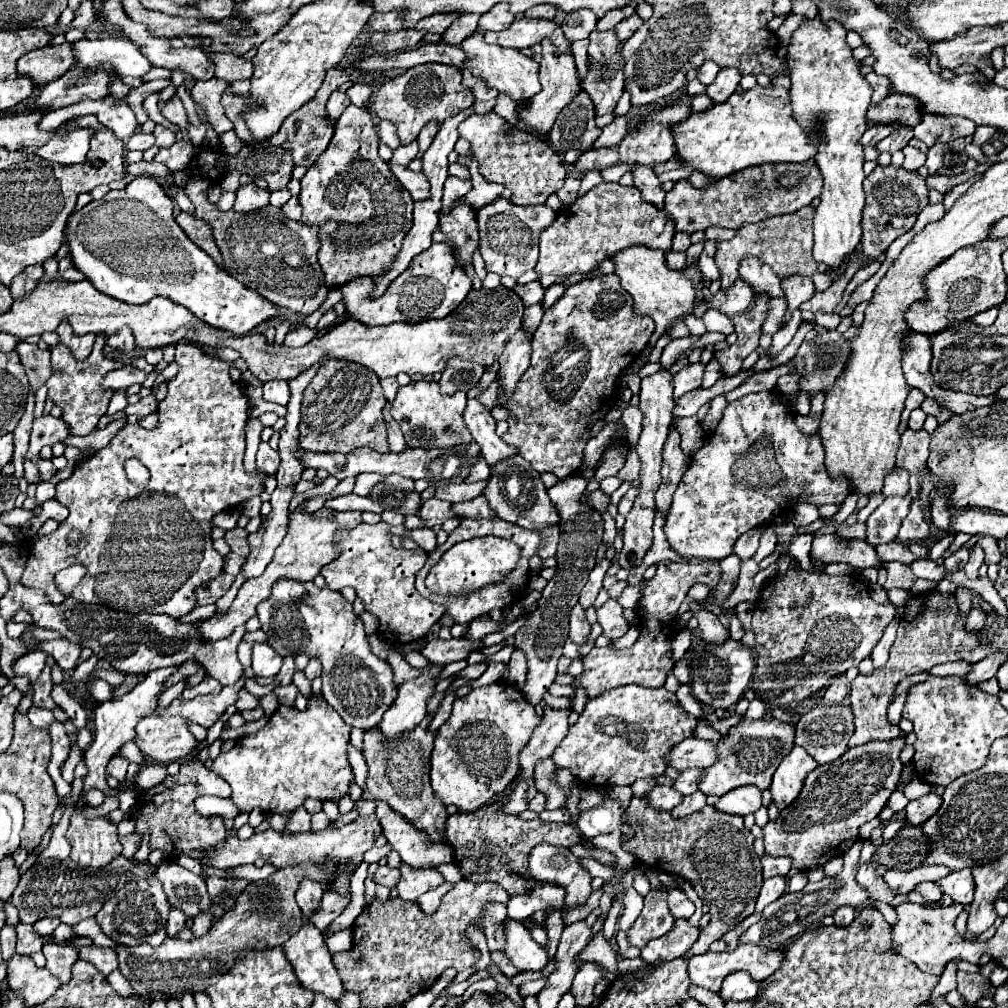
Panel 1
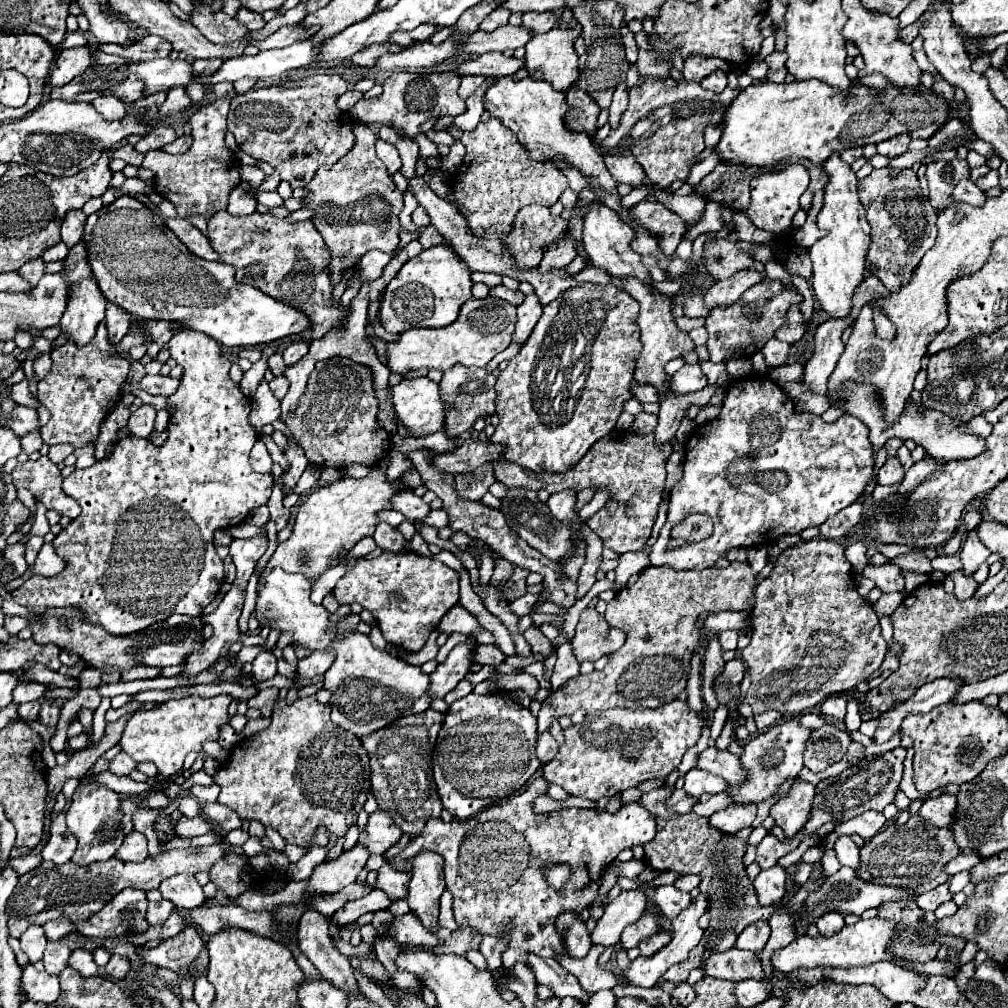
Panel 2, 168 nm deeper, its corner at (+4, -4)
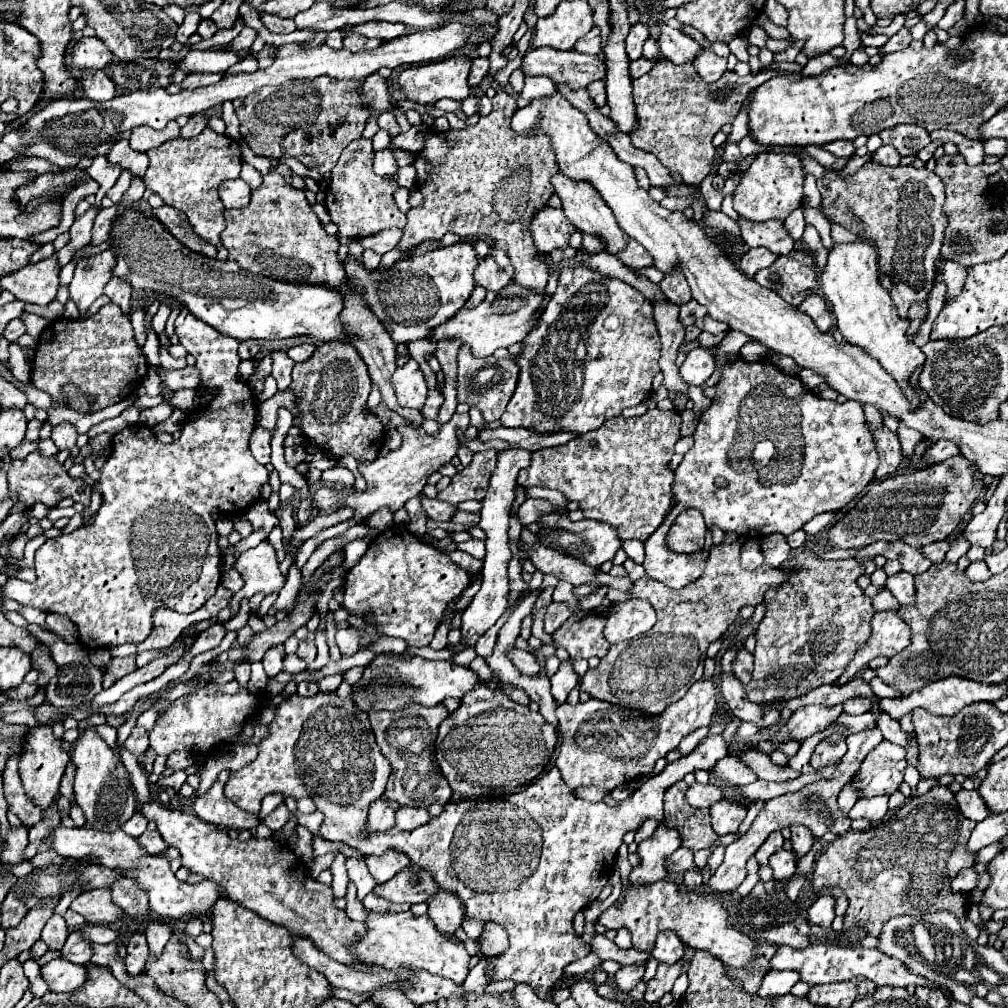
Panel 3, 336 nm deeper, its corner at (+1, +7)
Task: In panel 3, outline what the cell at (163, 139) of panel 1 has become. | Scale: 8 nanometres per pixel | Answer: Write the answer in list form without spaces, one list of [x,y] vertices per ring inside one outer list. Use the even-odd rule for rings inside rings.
[[[173,120],[169,122],[169,126],[165,126],[163,130],[153,130],[149,126],[137,126],[131,130],[131,148],[137,152],[149,152],[157,146],[161,146],[167,140],[179,138],[179,124]]]

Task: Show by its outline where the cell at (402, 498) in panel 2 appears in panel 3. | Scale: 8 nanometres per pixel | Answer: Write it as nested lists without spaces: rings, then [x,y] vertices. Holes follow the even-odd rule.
[[[421,494],[421,500],[423,500],[423,510],[435,522],[449,522],[457,512],[457,508],[453,504],[447,504],[447,502],[441,502],[441,500],[431,500],[423,494]]]

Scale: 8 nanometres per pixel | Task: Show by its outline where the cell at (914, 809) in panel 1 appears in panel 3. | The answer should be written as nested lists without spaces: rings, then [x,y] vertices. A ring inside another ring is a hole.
[[[959,790],[957,804],[959,804],[963,816],[973,822],[983,822],[989,816],[989,810],[987,810],[985,802],[977,796],[977,790]]]

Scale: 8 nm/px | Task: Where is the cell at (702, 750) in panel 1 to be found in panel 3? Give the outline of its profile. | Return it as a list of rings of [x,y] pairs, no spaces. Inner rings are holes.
[[[751,750],[751,752],[741,752],[737,754],[741,762],[745,762],[761,780],[769,780],[769,782],[787,782],[793,780],[797,776],[801,776],[801,772],[791,770],[789,766],[777,766],[771,762],[771,758],[763,752]]]

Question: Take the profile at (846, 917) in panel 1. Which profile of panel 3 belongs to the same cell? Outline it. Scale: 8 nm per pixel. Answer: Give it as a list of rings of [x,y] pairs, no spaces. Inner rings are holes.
[[[821,894],[813,906],[807,910],[809,922],[819,924],[823,928],[829,928],[833,918],[835,918],[835,898],[831,894]]]

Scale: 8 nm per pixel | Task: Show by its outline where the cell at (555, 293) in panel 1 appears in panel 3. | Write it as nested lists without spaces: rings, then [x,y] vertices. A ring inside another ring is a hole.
[[[583,234],[581,248],[587,250],[587,252],[591,252],[591,254],[597,254],[597,252],[603,252],[605,250],[605,244],[601,242],[601,238],[593,238],[591,234]]]

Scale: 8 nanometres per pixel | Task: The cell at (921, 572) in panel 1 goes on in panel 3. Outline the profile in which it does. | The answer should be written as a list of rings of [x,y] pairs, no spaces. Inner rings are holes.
[[[971,562],[971,566],[965,570],[965,574],[973,580],[973,582],[985,582],[991,578],[991,572],[987,568],[985,562]]]

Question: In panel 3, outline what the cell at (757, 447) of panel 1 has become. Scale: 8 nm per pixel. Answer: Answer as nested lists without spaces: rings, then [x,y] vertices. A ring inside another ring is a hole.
[[[731,354],[727,356],[723,368],[721,368],[721,378],[719,382],[715,384],[715,398],[711,400],[711,406],[701,414],[699,418],[699,424],[697,424],[697,430],[693,434],[695,438],[695,446],[683,456],[683,462],[679,464],[679,468],[675,470],[675,484],[673,484],[673,494],[675,494],[675,506],[671,508],[671,512],[665,516],[665,522],[649,536],[649,540],[645,542],[645,572],[647,576],[655,578],[667,584],[669,588],[681,589],[691,582],[698,579],[703,572],[708,553],[705,549],[694,552],[692,554],[678,554],[672,551],[667,544],[665,544],[665,538],[667,538],[667,532],[669,532],[669,526],[673,524],[673,520],[677,518],[677,514],[681,514],[683,510],[687,508],[695,508],[703,514],[705,518],[705,524],[707,528],[713,528],[713,526],[719,526],[723,532],[737,532],[739,536],[747,536],[747,538],[763,538],[765,534],[773,534],[773,532],[779,532],[779,534],[793,534],[795,530],[803,528],[805,522],[809,522],[813,516],[817,514],[823,514],[823,512],[837,512],[841,510],[843,506],[847,506],[871,480],[873,480],[873,474],[875,474],[875,468],[879,466],[879,456],[877,456],[877,450],[875,450],[875,444],[873,444],[873,438],[871,438],[871,430],[867,426],[867,420],[865,420],[865,414],[863,414],[863,408],[859,402],[855,400],[847,400],[847,402],[835,402],[835,400],[823,400],[819,398],[813,390],[809,390],[801,380],[799,376],[789,376],[785,372],[781,372],[771,360],[761,360],[761,362],[745,362],[741,358],[741,354]],[[717,476],[723,476],[729,480],[729,486],[727,488],[719,488],[715,486],[715,478]]]

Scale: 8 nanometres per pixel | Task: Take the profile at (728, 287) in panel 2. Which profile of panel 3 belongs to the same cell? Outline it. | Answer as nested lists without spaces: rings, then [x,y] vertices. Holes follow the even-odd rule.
[[[759,246],[759,248],[751,248],[751,250],[747,250],[747,252],[741,256],[739,266],[741,266],[741,270],[743,270],[749,278],[753,278],[759,270],[771,266],[777,258],[779,258],[777,254],[773,254],[773,252],[765,250],[763,246]]]

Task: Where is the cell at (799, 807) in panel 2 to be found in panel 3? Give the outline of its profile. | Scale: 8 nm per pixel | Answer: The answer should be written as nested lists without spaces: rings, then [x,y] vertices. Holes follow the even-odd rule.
[[[791,826],[791,846],[797,856],[805,856],[813,846],[813,834],[807,826]]]

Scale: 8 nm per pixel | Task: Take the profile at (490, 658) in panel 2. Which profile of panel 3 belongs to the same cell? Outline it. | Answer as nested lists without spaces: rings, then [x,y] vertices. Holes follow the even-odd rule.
[[[513,650],[509,656],[513,658],[515,666],[517,666],[523,674],[527,674],[527,676],[537,676],[537,672],[543,670],[543,666],[537,662],[537,658],[535,658],[533,654],[529,654],[529,652]]]

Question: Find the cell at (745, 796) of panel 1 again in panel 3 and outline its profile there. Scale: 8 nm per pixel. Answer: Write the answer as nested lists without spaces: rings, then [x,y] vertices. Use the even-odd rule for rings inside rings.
[[[727,800],[717,802],[717,806],[711,806],[711,824],[715,834],[723,836],[723,834],[737,832],[739,824],[745,820],[745,814],[747,810],[739,804],[733,804]]]

